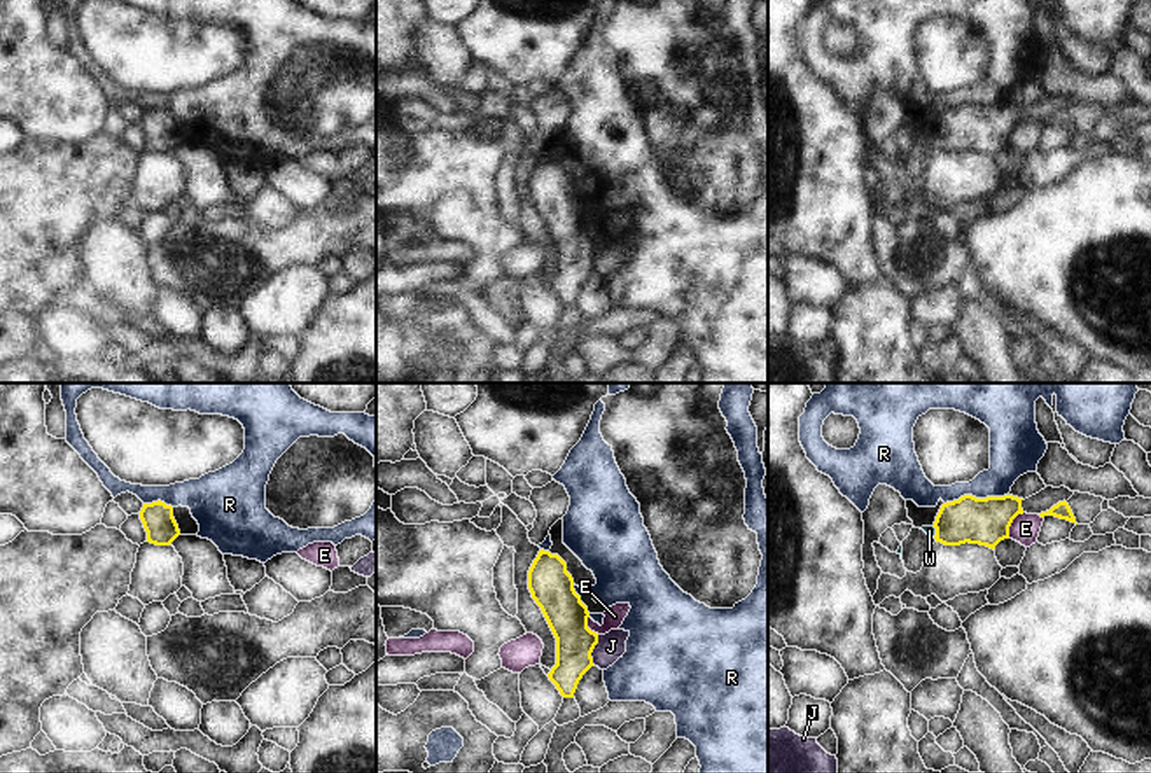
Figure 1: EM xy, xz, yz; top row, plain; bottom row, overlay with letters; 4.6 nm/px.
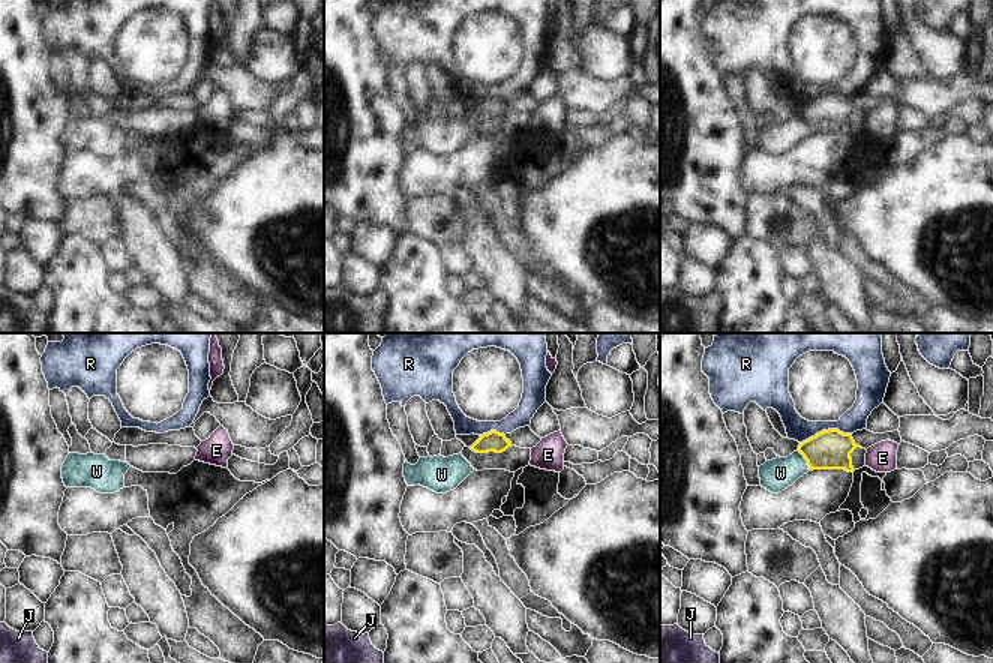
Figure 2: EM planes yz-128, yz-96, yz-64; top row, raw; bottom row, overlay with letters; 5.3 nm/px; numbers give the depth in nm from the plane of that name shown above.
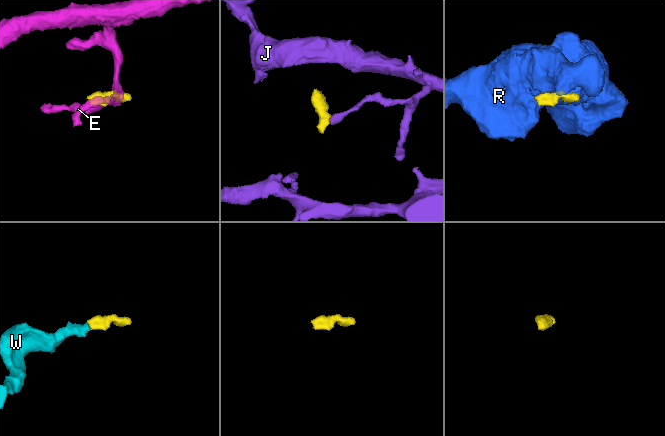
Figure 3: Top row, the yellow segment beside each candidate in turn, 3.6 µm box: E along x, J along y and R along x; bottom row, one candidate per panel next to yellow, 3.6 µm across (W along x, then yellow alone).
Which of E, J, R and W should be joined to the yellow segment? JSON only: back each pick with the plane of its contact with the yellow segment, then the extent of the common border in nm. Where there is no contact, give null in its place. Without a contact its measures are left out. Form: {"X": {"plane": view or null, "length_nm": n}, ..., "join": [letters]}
{"W": {"plane": "yz", "length_nm": 60}, "join": ["W"]}

